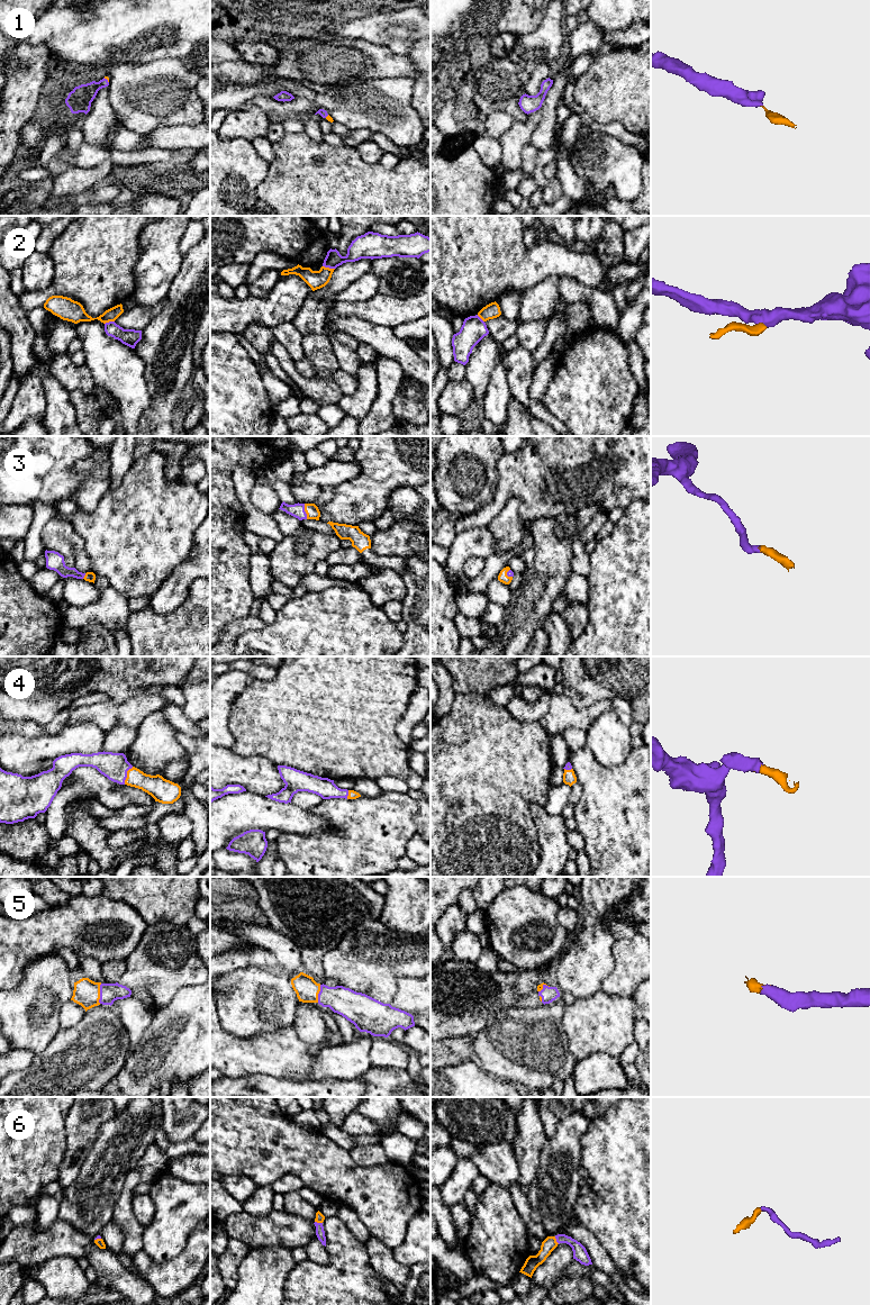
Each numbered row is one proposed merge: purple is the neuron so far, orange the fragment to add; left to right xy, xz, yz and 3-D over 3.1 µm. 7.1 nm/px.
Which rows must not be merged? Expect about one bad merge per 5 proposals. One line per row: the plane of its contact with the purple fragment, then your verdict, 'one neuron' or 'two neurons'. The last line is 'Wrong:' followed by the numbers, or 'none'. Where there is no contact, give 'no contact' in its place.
1: contact in xy; one neuron
2: contact in xz; two neurons
3: contact in xz; one neuron
4: contact in xy; one neuron
5: contact in xy; one neuron
6: contact in xz; one neuron
Wrong: 2

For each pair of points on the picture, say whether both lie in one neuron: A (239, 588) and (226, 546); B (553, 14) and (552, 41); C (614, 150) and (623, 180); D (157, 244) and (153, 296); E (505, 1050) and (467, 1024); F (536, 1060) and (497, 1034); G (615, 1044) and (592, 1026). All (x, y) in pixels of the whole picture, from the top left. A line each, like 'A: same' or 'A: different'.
A: same
B: same
C: same
D: same
E: different
F: same
G: same

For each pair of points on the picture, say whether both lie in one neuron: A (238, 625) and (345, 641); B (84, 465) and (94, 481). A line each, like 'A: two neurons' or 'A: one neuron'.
A: two neurons
B: one neuron

